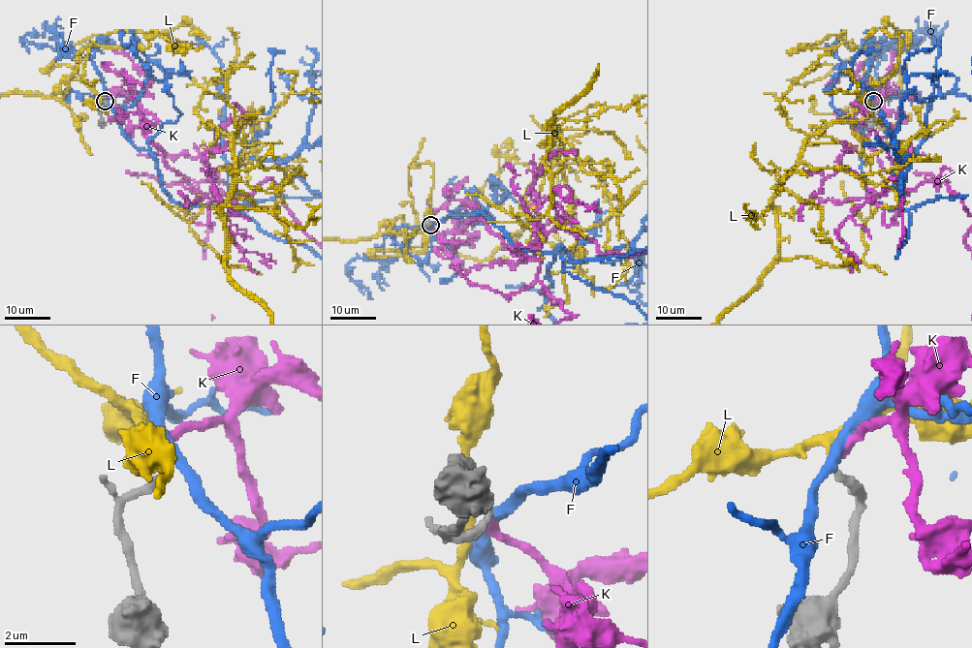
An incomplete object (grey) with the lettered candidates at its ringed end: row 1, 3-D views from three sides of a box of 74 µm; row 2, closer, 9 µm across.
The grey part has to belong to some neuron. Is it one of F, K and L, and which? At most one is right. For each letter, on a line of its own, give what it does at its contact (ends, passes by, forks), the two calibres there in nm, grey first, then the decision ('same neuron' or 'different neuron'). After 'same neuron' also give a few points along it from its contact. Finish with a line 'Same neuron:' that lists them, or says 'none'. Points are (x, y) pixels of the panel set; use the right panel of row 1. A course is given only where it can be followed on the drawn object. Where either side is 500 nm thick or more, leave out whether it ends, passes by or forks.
F: it passes by; calibres 190 and 300 nm; different neuron
K: it ends; calibres 190 and 240 nm; same neuron
L: it passes by; calibres 190 and 220 nm; different neuron
Same neuron: K

